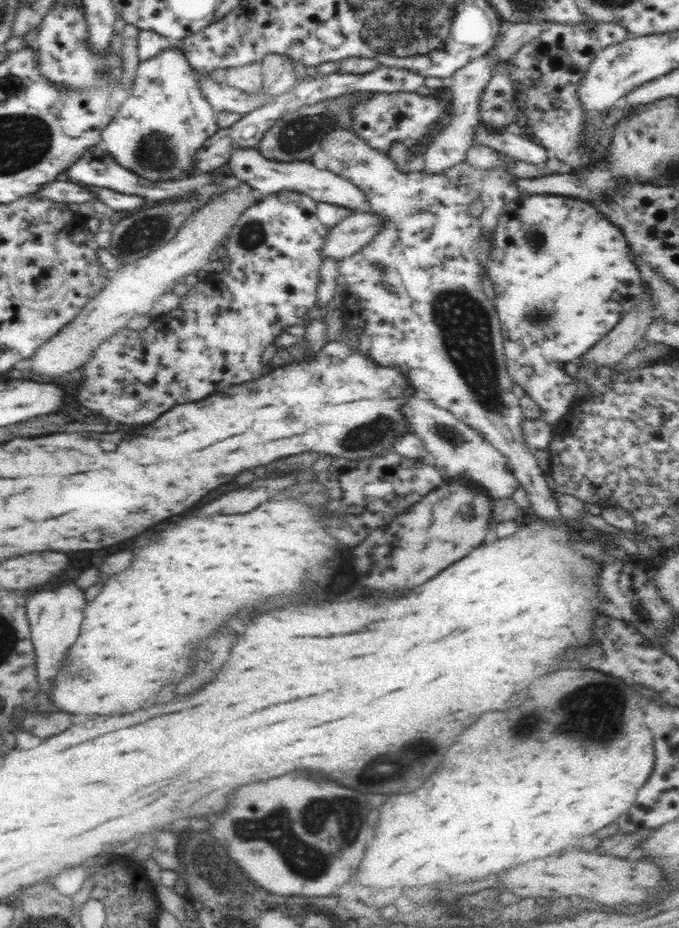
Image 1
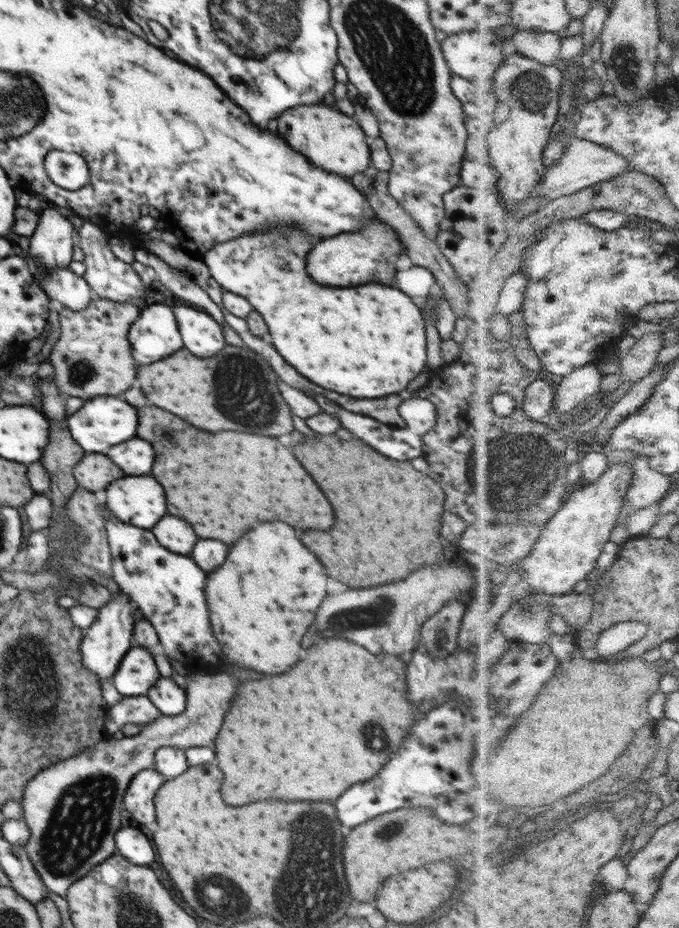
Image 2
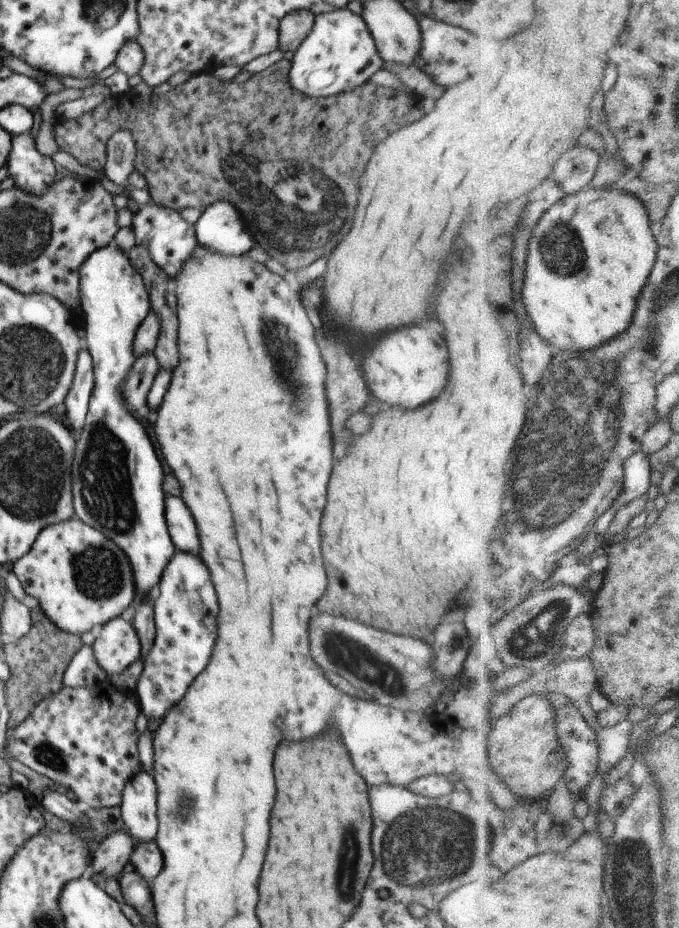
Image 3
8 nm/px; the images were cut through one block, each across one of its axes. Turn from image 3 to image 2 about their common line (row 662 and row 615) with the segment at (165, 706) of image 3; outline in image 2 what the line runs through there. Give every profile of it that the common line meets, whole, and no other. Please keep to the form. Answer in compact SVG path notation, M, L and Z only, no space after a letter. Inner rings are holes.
M108 508L105 510L105 527L113 558L113 579L121 592L136 602L143 618L155 628L166 657L181 662L192 677L217 674L230 664L212 636L204 598L204 572L196 562L164 550L150 530L140 530L122 522Z

